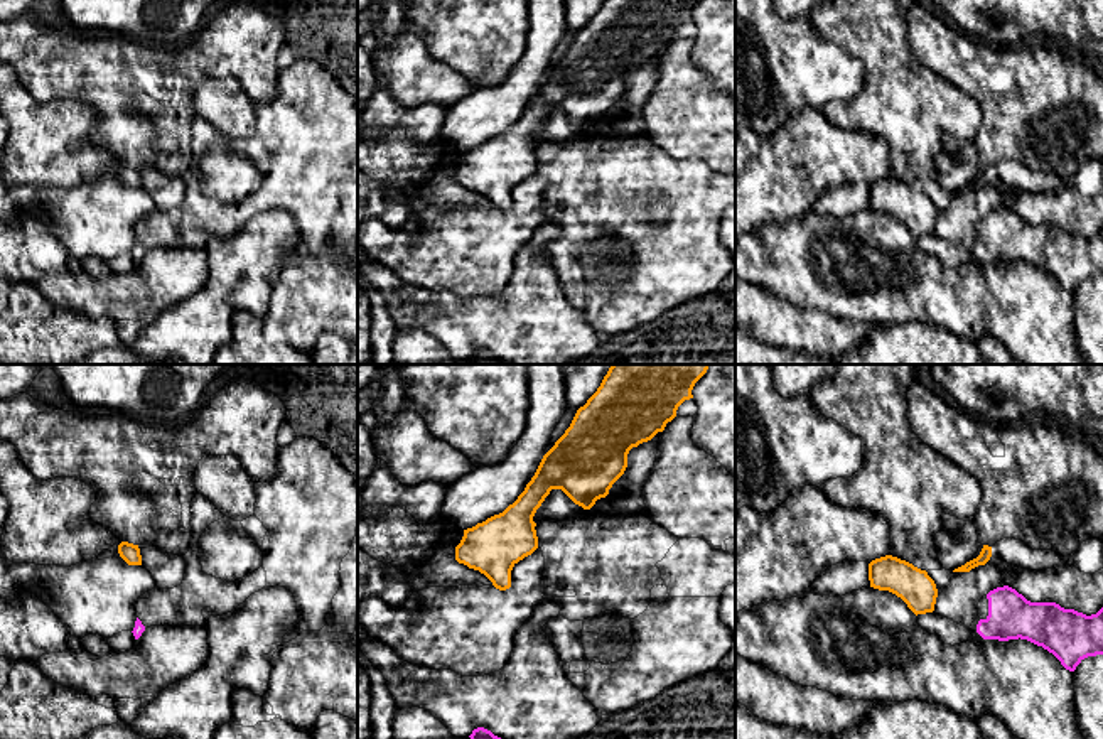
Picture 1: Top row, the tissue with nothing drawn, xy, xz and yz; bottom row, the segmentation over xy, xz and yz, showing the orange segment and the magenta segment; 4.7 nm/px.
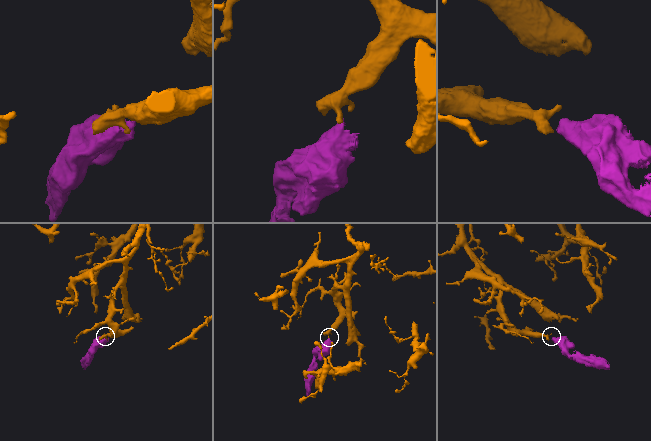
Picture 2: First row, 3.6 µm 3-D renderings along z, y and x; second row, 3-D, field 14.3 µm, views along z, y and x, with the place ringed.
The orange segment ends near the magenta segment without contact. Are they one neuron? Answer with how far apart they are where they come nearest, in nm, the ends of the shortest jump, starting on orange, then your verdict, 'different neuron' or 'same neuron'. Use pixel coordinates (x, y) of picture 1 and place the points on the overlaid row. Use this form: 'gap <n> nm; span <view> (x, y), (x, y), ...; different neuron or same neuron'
gap 130 nm; span yz (984, 564), (997, 587); different neuron

